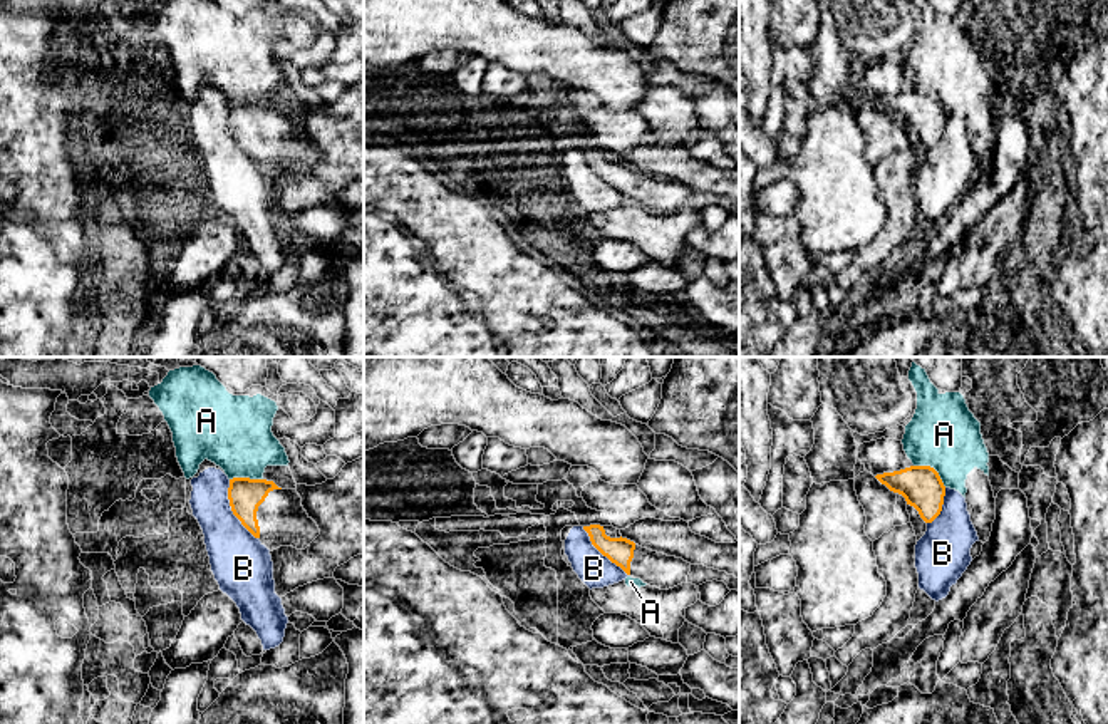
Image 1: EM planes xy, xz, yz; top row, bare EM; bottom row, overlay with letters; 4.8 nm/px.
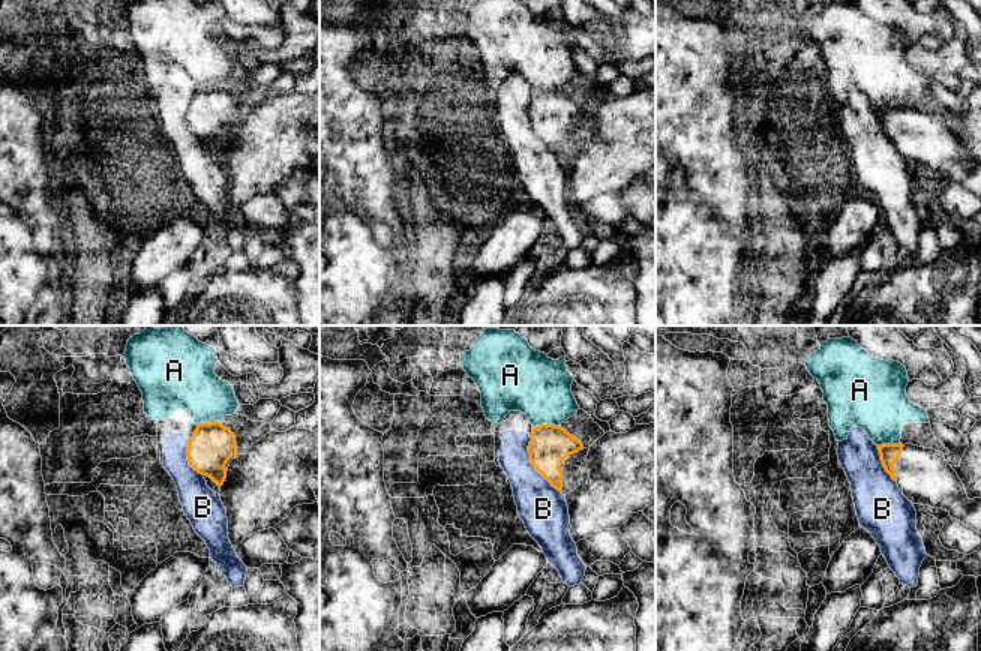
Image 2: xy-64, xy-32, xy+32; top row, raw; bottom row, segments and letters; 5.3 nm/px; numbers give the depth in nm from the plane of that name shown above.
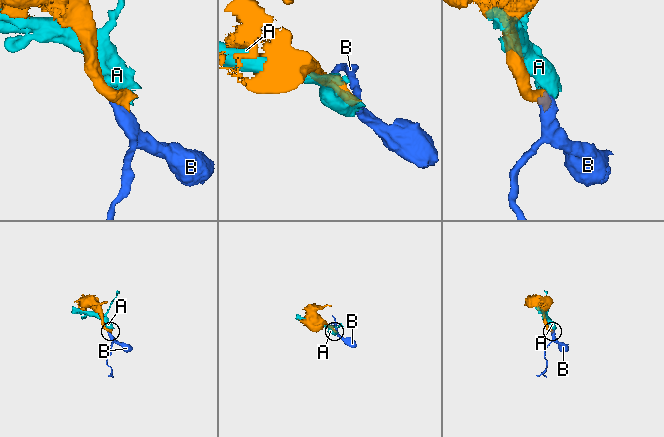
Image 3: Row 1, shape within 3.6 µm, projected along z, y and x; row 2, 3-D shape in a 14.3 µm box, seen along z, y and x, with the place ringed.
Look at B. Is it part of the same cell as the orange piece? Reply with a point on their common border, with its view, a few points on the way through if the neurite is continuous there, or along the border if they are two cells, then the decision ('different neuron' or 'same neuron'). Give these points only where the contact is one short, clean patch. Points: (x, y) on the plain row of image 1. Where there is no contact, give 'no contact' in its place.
xy (232, 134) | along xy (228, 104), (230, 134), (257, 163) | different neuron

